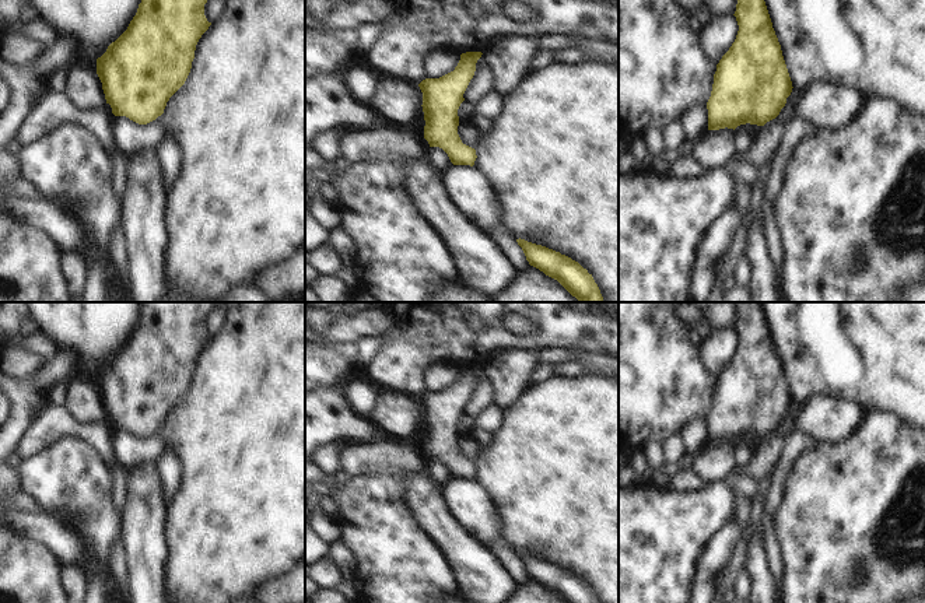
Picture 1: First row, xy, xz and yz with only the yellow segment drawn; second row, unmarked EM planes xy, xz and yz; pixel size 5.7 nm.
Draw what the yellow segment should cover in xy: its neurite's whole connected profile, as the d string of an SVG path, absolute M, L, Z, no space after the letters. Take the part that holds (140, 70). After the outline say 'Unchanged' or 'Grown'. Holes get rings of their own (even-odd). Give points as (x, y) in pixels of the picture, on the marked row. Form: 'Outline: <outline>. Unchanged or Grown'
Outline: M141 0L127 29L97 59L97 74L115 116L126 116L139 125L147 125L164 113L169 98L185 84L196 45L211 25L204 15L206 3L207 0Z. Unchanged.

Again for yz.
Outline: M737 0L733 15L739 31L735 42L716 64L707 102L708 130L725 127L735 130L746 123L764 126L779 115L793 88L765 1Z. Unchanged.

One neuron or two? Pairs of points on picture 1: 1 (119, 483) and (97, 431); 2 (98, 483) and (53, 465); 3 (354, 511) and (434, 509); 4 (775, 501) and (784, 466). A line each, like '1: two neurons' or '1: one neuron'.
1: two neurons
2: one neuron
3: two neurons
4: one neuron

